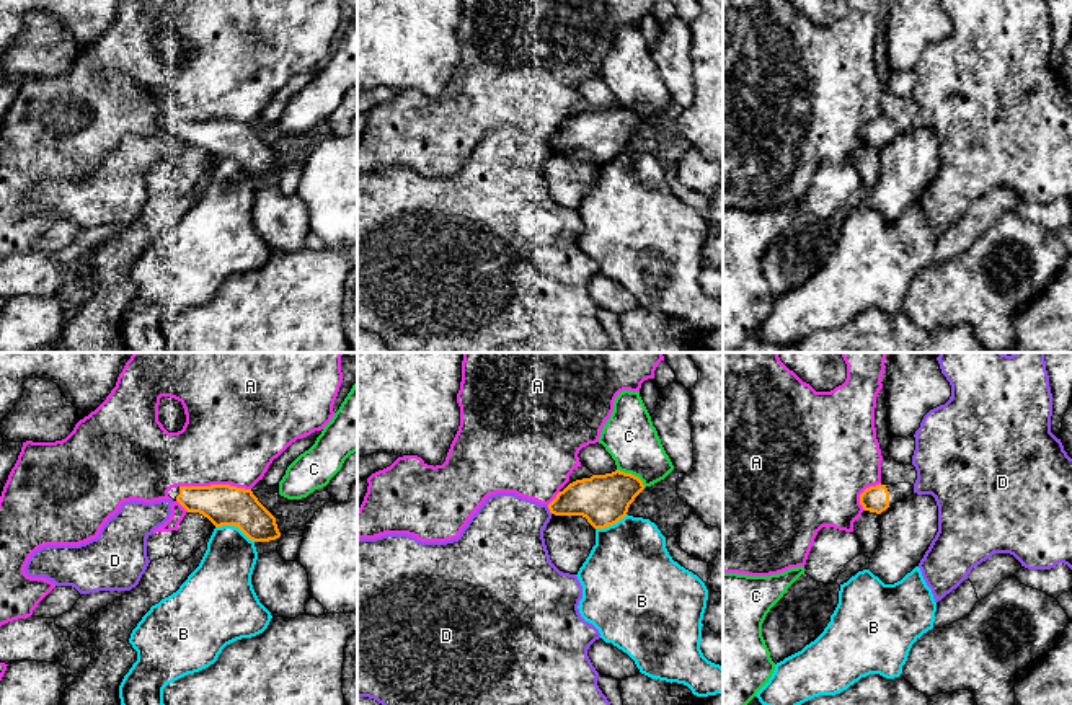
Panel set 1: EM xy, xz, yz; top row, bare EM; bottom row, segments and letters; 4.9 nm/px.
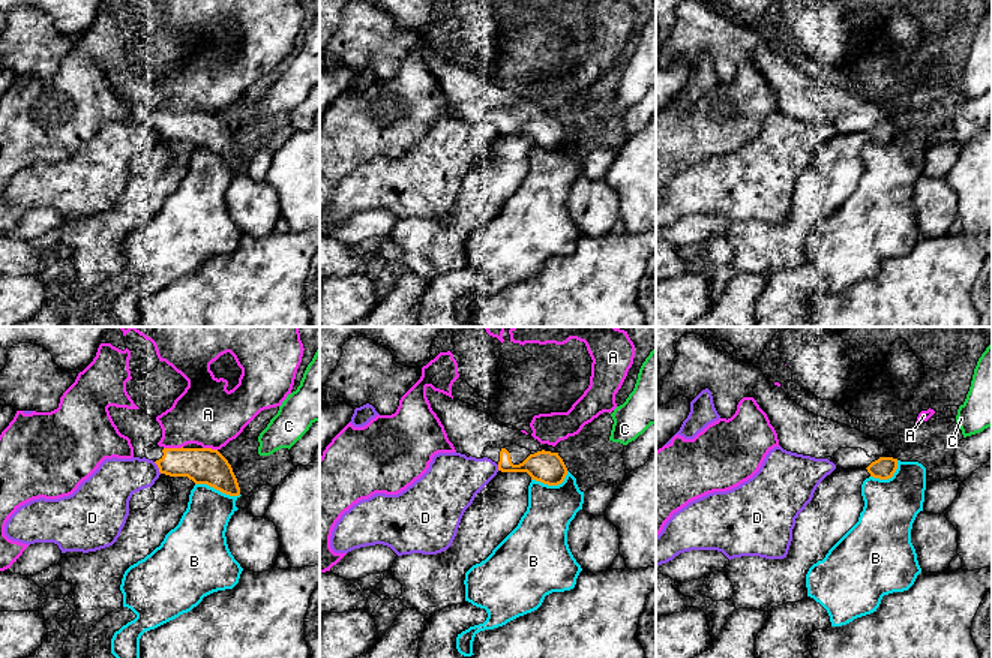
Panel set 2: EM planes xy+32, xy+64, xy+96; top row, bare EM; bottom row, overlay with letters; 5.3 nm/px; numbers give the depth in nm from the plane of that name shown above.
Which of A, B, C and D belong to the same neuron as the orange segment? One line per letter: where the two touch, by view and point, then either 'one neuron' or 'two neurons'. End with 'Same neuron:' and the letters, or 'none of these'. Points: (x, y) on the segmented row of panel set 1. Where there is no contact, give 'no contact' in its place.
A: xy (216, 485) | two neurons
B: xy (235, 526) | two neurons
C: xz (630, 474) | two neurons
D: xz (549, 508) | two neurons
Same neuron: none of these

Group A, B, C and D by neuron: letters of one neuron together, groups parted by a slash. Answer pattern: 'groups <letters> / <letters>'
groups A / B / C / D

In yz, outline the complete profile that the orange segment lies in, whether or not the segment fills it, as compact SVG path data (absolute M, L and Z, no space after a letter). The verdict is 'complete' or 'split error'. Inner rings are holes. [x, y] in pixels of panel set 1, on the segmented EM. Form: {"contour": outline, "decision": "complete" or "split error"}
{"contour": "M888 457L881 462L881 483L866 488L860 494L865 511L881 514L889 506L914 494L917 470L912 463L904 465Z", "decision": "split error"}

